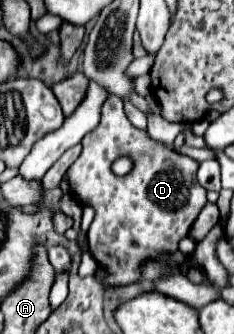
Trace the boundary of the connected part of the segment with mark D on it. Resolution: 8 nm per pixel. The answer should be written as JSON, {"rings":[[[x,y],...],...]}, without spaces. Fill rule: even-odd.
{"rings":[[[111,96],[111,100],[107,100],[107,104],[103,104],[103,116],[101,116],[99,126],[97,126],[95,130],[91,130],[91,132],[81,140],[81,144],[83,144],[83,152],[81,152],[81,156],[75,160],[75,164],[69,168],[67,174],[69,174],[69,182],[71,182],[71,192],[77,196],[77,200],[83,202],[83,204],[91,204],[91,206],[95,208],[95,212],[97,212],[93,224],[91,224],[91,228],[89,228],[89,232],[87,232],[87,242],[89,242],[89,252],[91,252],[91,256],[95,258],[97,266],[103,268],[103,272],[105,272],[105,276],[99,278],[99,282],[105,284],[105,286],[111,286],[111,288],[135,284],[135,282],[141,280],[141,268],[143,268],[149,260],[155,260],[159,254],[173,254],[173,252],[177,250],[179,240],[185,238],[185,236],[189,234],[191,224],[195,222],[195,218],[199,216],[199,212],[203,210],[203,206],[207,204],[205,190],[201,188],[201,184],[197,184],[197,176],[195,176],[195,174],[197,174],[197,168],[199,168],[199,162],[195,162],[195,160],[189,158],[189,156],[181,156],[181,154],[173,152],[173,150],[171,150],[167,144],[163,144],[163,142],[151,140],[151,138],[147,136],[145,130],[137,130],[137,128],[127,120],[127,116],[125,116],[125,112],[123,112],[123,100],[121,100],[119,96]],[[121,156],[133,158],[133,162],[135,162],[135,168],[133,168],[131,174],[127,174],[127,176],[115,176],[115,174],[109,170],[109,166],[111,166],[117,158],[121,158]]]}

